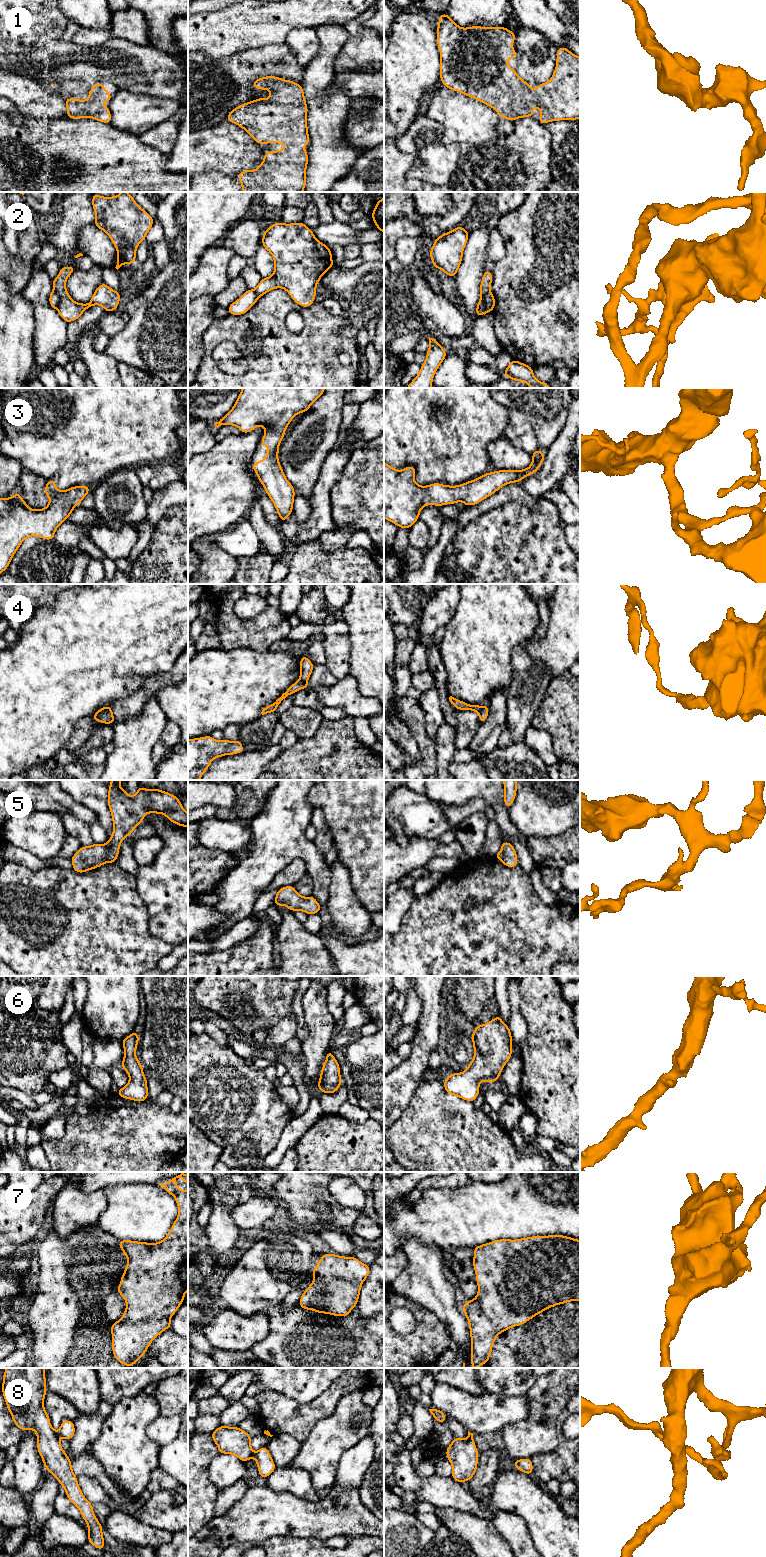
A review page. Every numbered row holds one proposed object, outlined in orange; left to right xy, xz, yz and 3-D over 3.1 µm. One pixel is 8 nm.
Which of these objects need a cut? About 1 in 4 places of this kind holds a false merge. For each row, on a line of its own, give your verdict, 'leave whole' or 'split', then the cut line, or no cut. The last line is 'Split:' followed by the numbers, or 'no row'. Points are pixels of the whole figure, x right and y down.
1: leave whole; cut none
2: split; cut yz (489, 290), (484, 297), (484, 302), (490, 311)
3: leave whole; cut none
4: split; cut xz (300, 679), (306, 681)
5: leave whole; cut none
6: leave whole; cut none
7: leave whole; cut none
8: split; cut xz (253, 1453), (254, 1456)
Split: 2, 4, 8

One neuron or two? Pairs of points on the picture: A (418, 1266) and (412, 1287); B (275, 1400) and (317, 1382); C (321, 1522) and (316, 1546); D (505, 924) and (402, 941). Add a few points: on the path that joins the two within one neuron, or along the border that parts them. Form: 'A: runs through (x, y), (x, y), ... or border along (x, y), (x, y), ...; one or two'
A: runs through (418, 1271), (417, 1282); one
B: border along (263, 1389), (283, 1393), (300, 1402), (309, 1401); two
C: border along (295, 1536), (321, 1538), (324, 1540); two
D: runs through (479, 940), (428, 941); one

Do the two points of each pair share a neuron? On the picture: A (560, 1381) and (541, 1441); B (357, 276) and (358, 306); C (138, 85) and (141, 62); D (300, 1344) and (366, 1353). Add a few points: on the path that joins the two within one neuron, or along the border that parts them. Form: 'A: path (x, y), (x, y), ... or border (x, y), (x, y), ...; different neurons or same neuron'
A: path (550, 1396), (550, 1417), (545, 1426); same neuron
B: path (357, 283), (358, 299); same neuron
C: path (139, 79), (141, 68); same neuron
D: path (316, 1352), (350, 1353); same neuron

